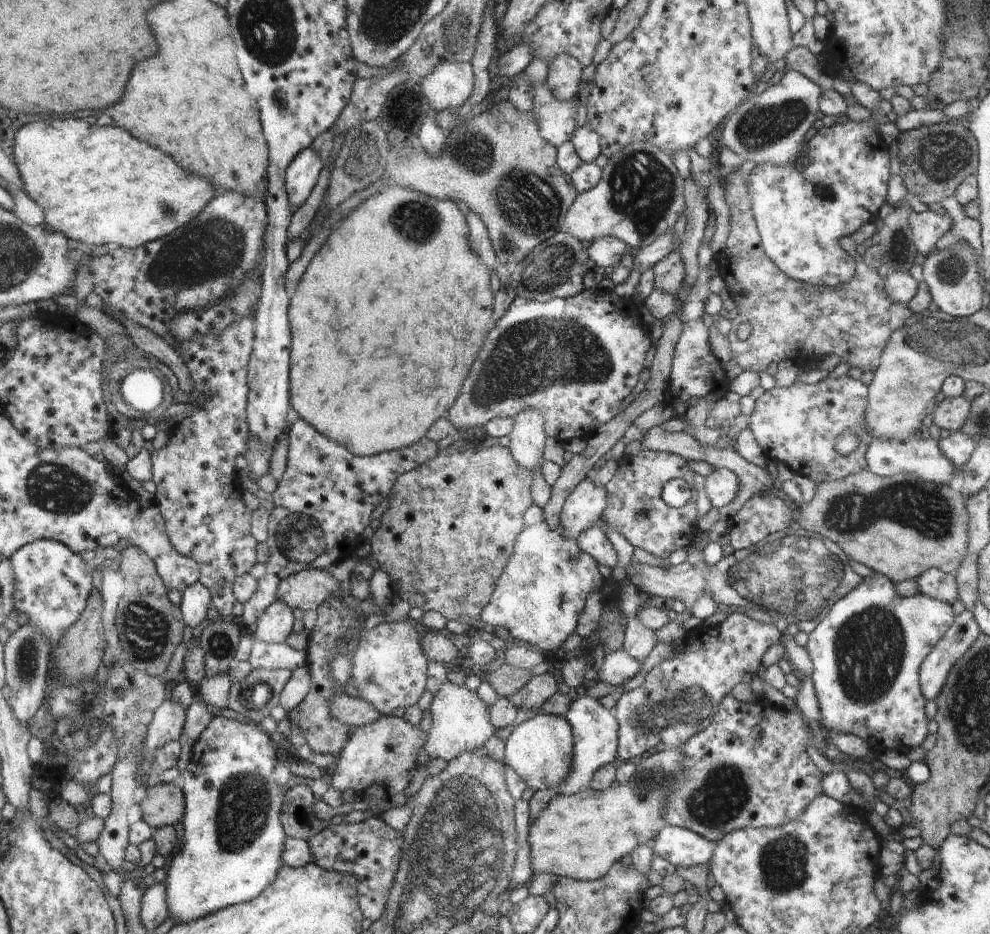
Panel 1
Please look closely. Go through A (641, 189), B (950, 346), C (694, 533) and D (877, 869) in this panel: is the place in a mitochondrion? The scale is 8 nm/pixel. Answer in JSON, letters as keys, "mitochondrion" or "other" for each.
{"A":"mitochondrion","B":"mitochondrion","C":"other","D":"other"}

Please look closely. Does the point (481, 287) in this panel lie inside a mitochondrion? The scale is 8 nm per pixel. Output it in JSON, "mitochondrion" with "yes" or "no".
{"mitochondrion":"no"}

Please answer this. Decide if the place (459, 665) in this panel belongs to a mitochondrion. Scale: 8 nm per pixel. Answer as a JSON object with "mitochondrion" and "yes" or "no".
{"mitochondrion":"no"}

